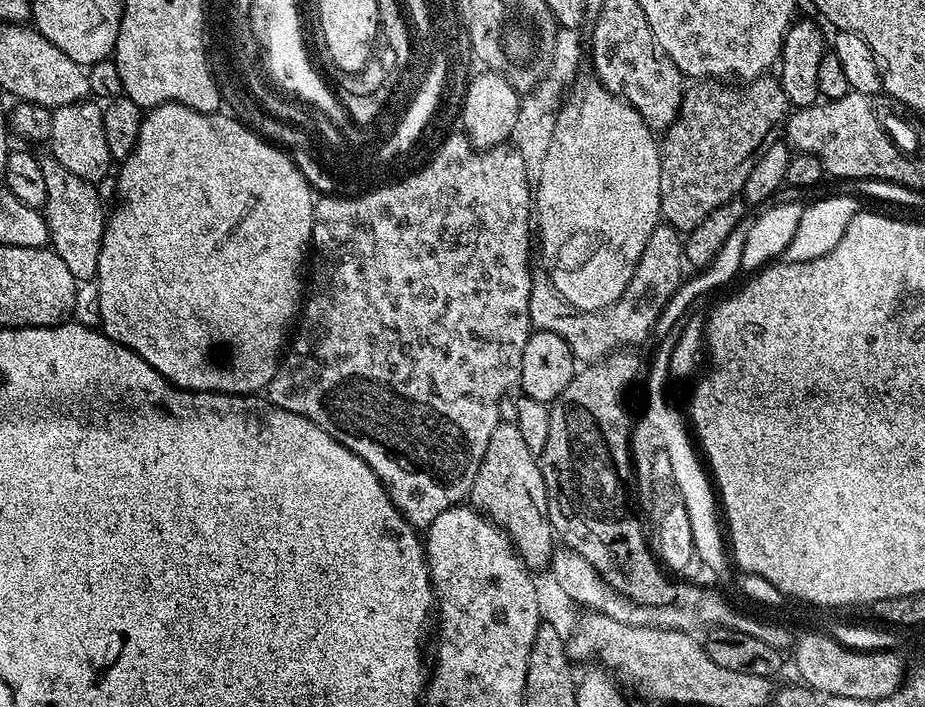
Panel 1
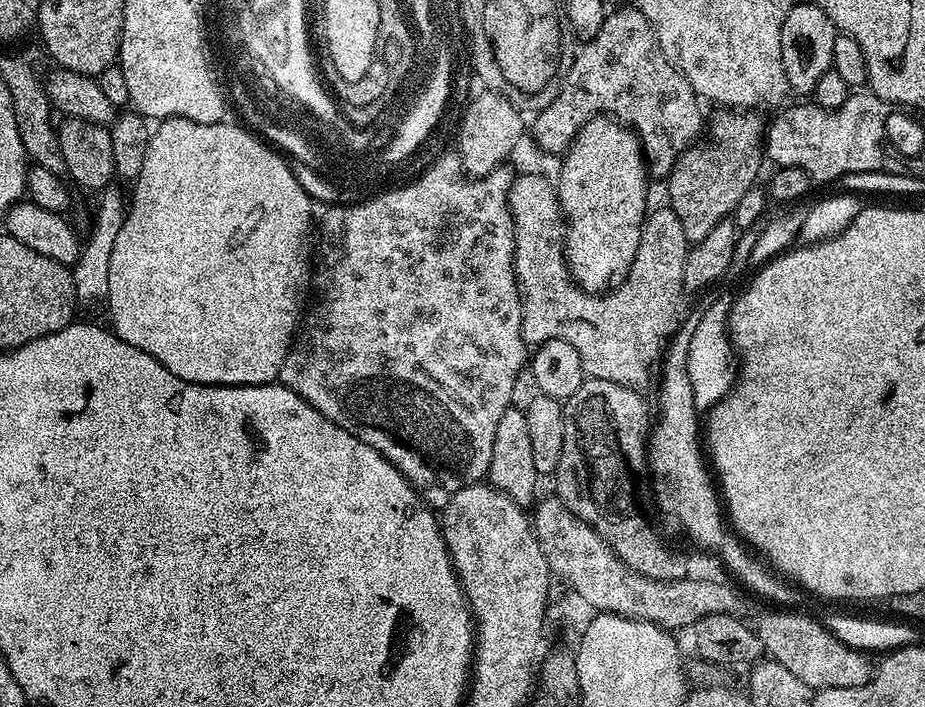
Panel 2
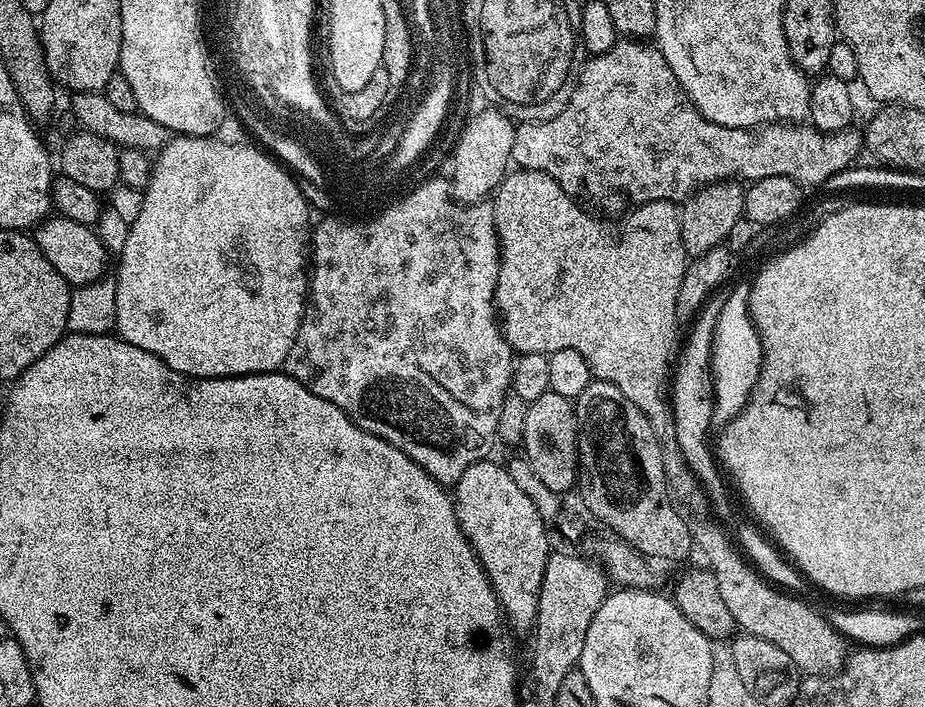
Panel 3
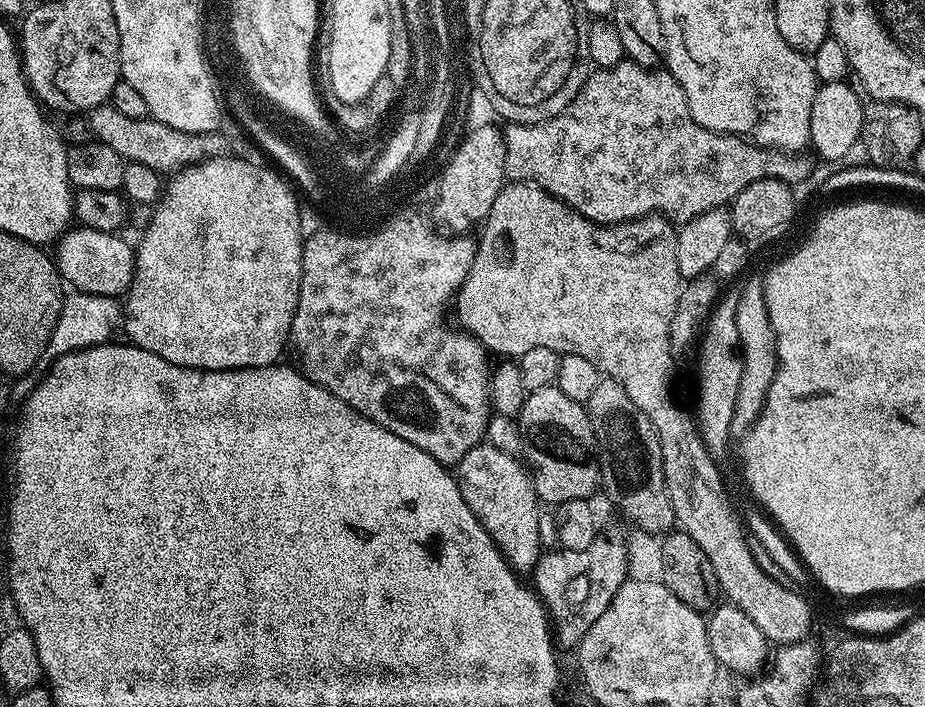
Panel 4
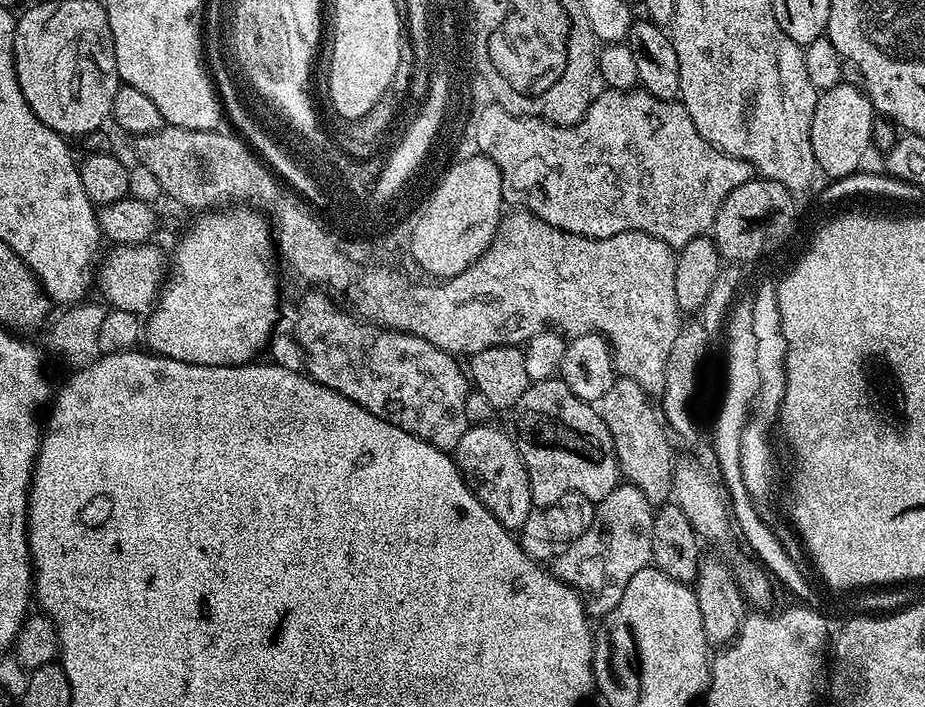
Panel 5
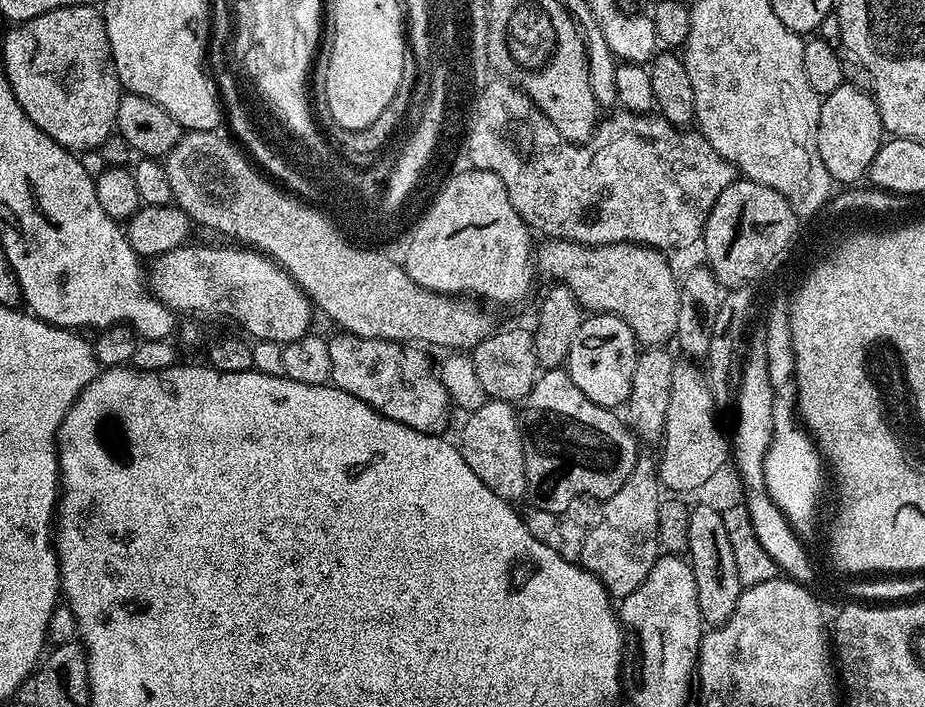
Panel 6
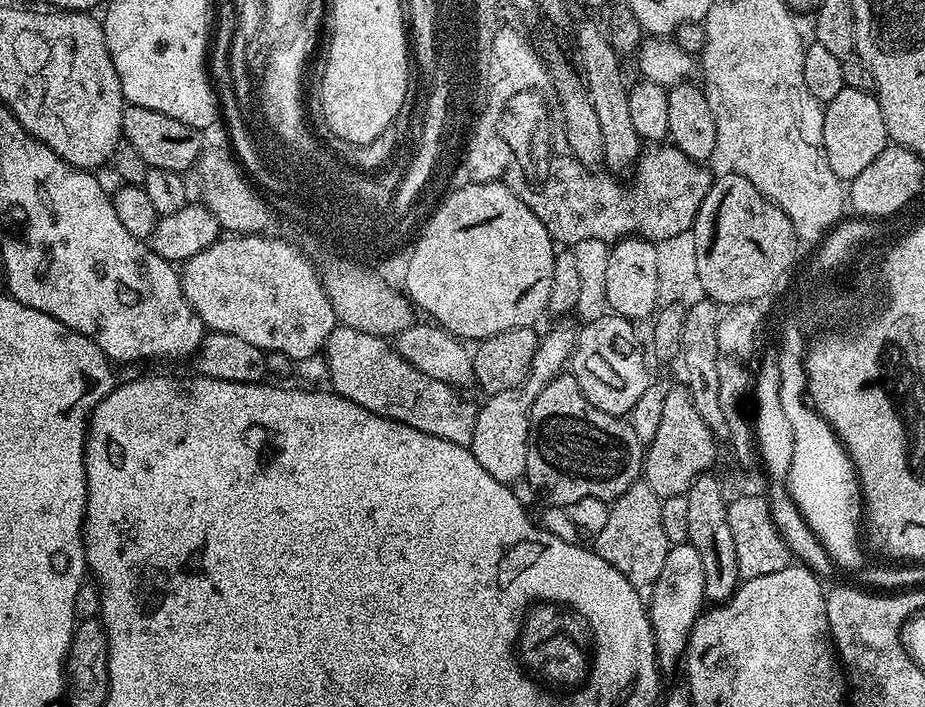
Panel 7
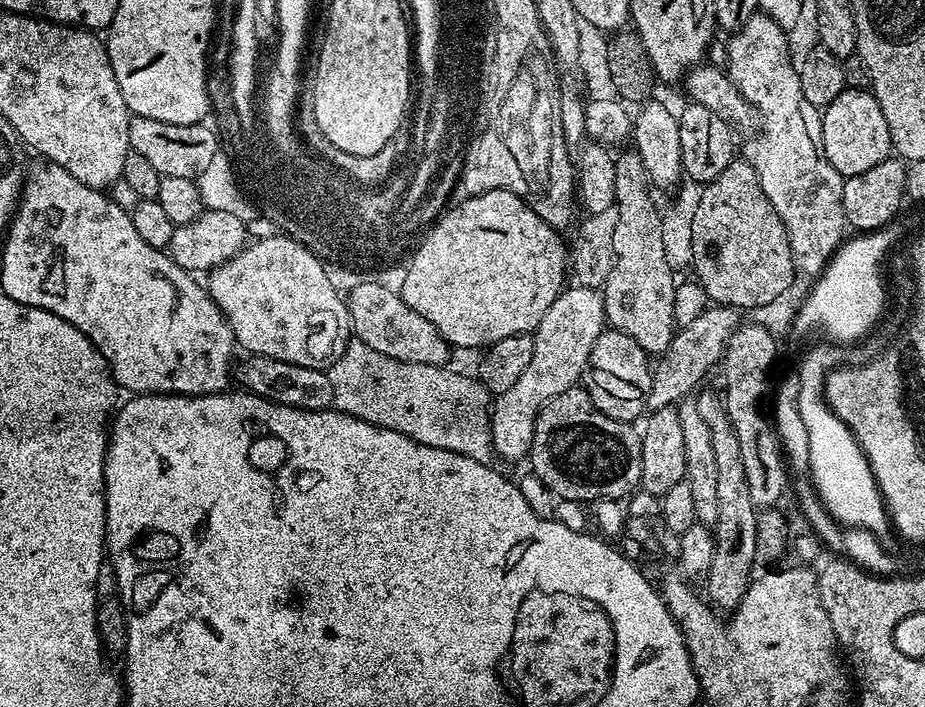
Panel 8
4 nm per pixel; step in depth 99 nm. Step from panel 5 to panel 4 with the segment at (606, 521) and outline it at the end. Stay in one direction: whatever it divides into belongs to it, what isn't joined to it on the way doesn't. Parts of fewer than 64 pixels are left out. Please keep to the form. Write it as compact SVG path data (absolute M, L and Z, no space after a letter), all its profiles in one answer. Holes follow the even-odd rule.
M607 534L597 536L594 542L590 542L590 546L586 546L582 550L561 548L545 551L530 573L531 587L548 611L548 619L554 629L554 639L561 649L575 649L579 646L582 638L586 638L586 630L590 630L590 626L594 626L594 622L598 622L598 618L602 618L606 606L610 606L610 602L614 602L614 594L618 594L618 590L627 579L629 579L629 575L625 541L623 539L615 540L614 537L607 536Z

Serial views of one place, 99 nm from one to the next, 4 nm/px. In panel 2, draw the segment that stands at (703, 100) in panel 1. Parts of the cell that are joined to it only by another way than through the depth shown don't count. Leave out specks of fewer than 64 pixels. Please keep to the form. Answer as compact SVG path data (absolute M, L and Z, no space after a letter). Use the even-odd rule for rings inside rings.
M720 110L717 113L706 124L706 132L712 137L709 140L701 139L685 150L666 178L667 203L674 214L678 214L678 222L682 222L689 245L706 238L718 222L731 217L738 202L746 198L746 190L757 187L756 175L760 172L760 163L766 160L763 149L766 120L756 116L760 114L752 110Z

